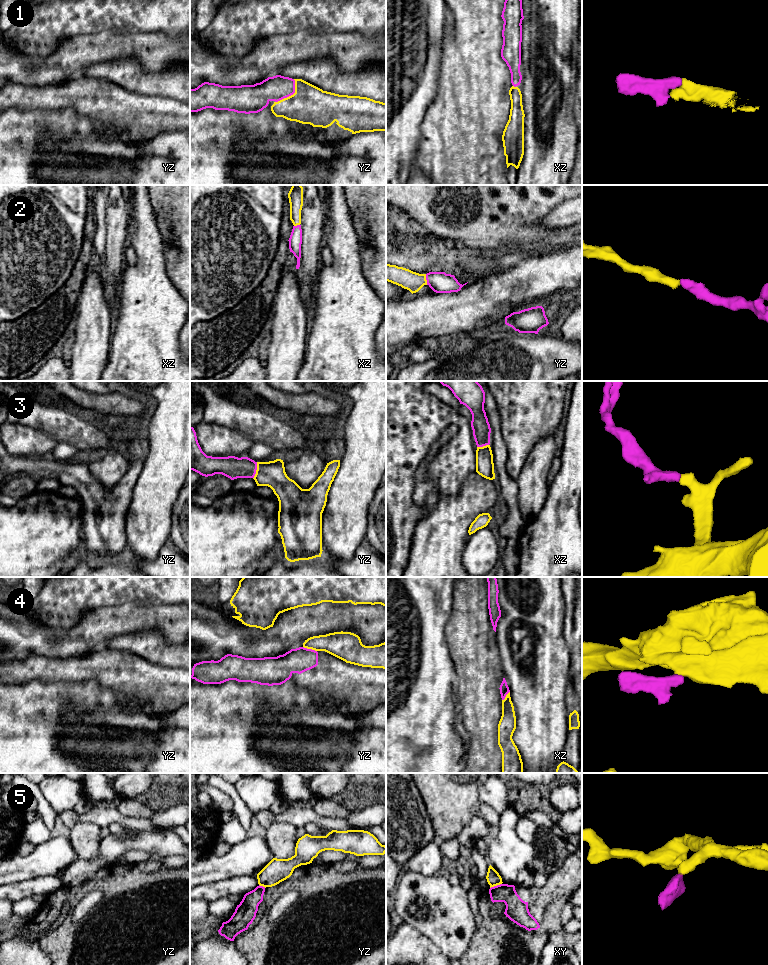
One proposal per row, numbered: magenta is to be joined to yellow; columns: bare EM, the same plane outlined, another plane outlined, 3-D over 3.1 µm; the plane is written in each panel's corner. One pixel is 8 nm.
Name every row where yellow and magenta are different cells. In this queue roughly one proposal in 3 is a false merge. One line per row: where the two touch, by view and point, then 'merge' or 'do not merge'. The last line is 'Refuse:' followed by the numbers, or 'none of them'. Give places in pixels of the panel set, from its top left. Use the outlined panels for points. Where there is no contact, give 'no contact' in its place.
1: yz (291, 95) | merge
2: yz (425, 279) | merge
3: yz (256, 470) | merge
4: yz (310, 648) | do not merge
5: xy (495, 885) | do not merge
Refuse: 4, 5

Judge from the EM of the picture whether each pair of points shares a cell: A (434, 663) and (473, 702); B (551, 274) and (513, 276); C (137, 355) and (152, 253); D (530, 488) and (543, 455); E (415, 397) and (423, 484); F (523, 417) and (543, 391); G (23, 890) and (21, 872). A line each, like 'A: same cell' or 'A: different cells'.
A: different cells
B: same cell
C: same cell
D: same cell
E: different cells
F: same cell
G: different cells

